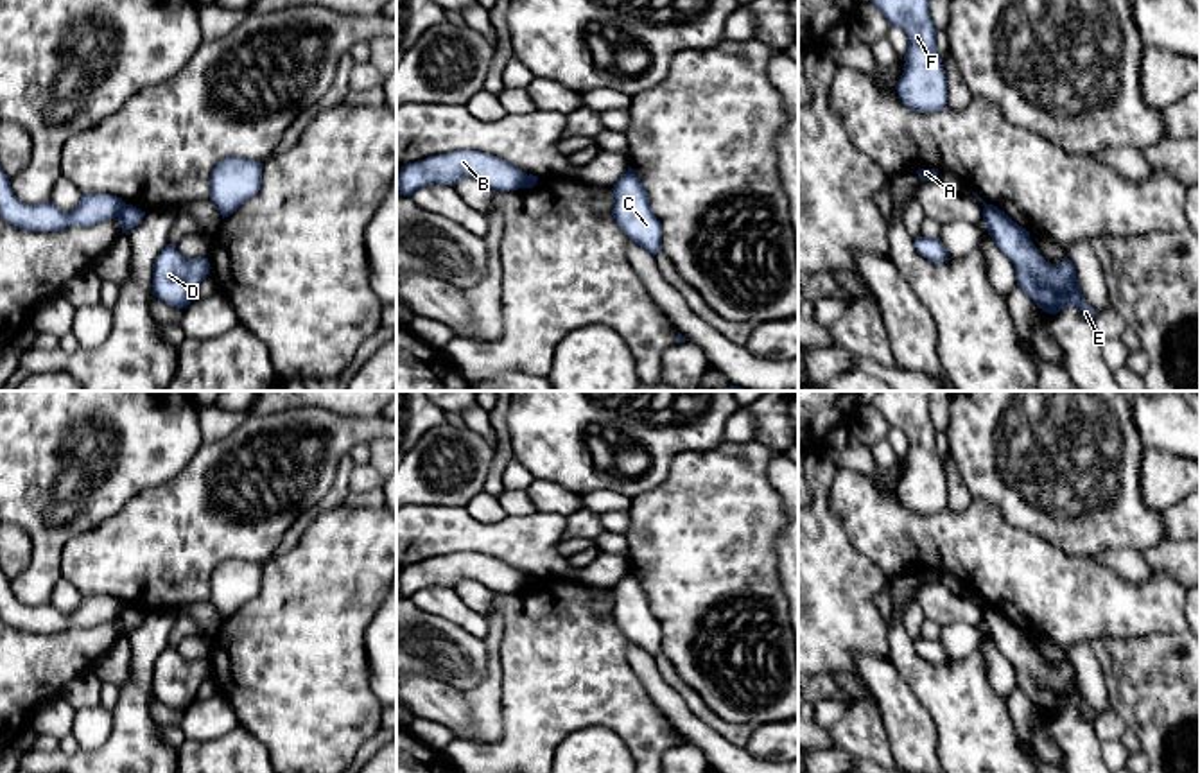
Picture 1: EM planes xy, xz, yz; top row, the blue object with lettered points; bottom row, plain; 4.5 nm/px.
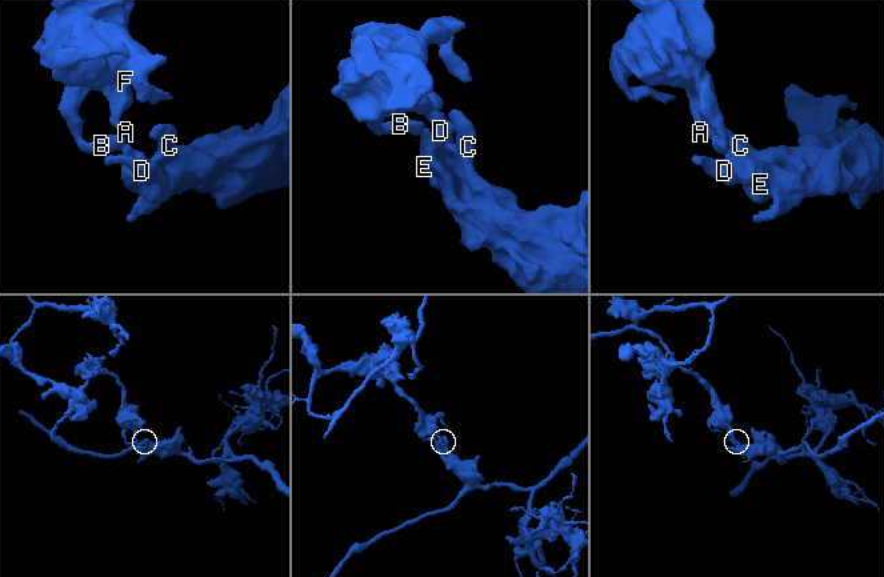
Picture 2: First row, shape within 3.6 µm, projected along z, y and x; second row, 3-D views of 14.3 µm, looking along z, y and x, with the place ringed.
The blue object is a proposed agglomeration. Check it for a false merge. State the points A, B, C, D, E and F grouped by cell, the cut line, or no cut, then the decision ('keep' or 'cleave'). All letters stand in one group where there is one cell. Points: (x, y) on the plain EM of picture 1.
groups A B F / C D E; cut xy (126, 607), (115, 617); cleave

